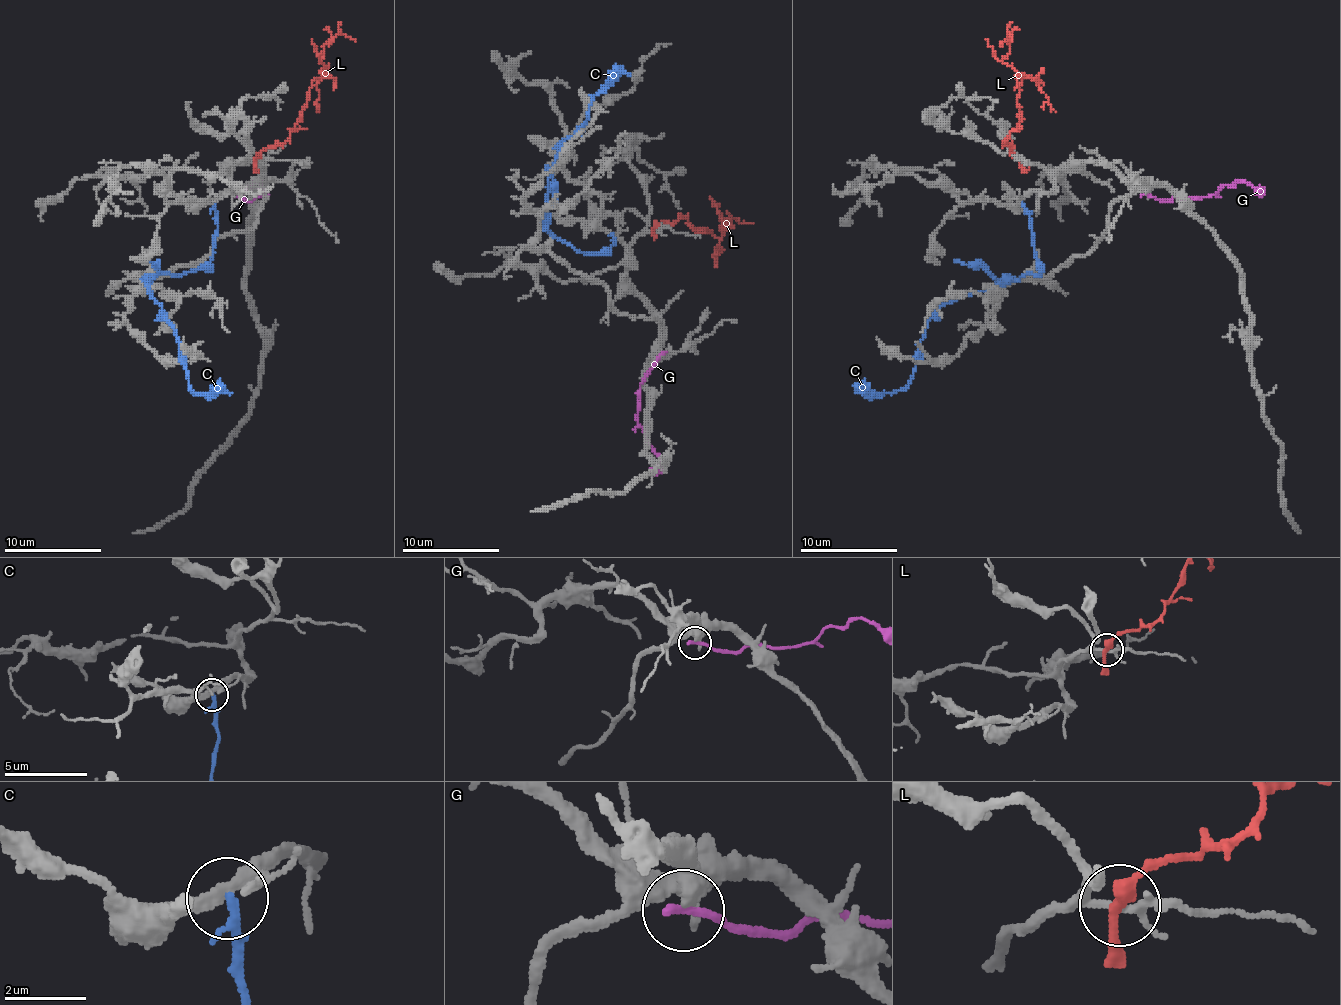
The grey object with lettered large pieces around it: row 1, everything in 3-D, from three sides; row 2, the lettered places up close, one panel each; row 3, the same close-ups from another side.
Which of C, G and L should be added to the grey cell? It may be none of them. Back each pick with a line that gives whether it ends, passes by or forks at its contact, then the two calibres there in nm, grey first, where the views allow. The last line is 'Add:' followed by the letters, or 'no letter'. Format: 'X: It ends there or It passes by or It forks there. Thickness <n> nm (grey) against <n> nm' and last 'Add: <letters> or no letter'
Add: no letter

